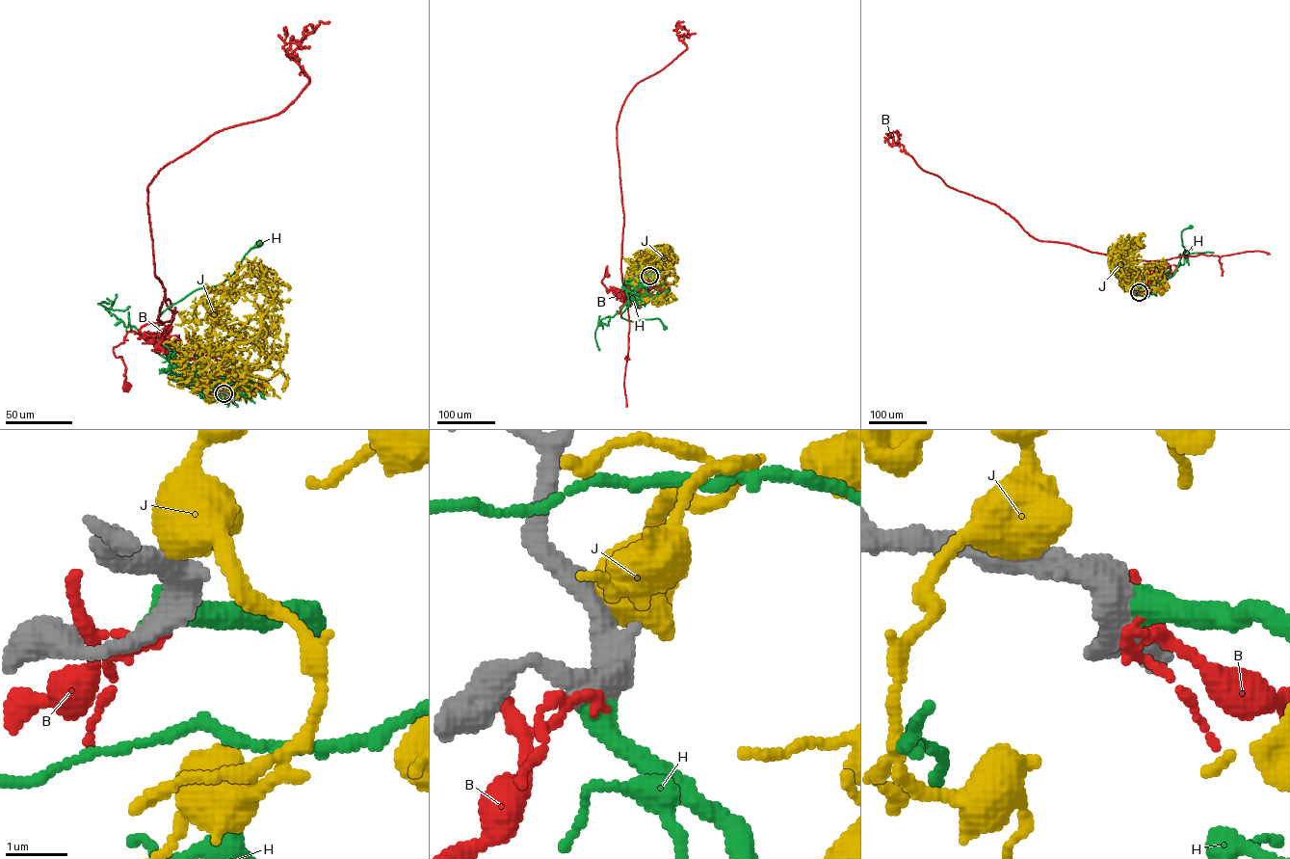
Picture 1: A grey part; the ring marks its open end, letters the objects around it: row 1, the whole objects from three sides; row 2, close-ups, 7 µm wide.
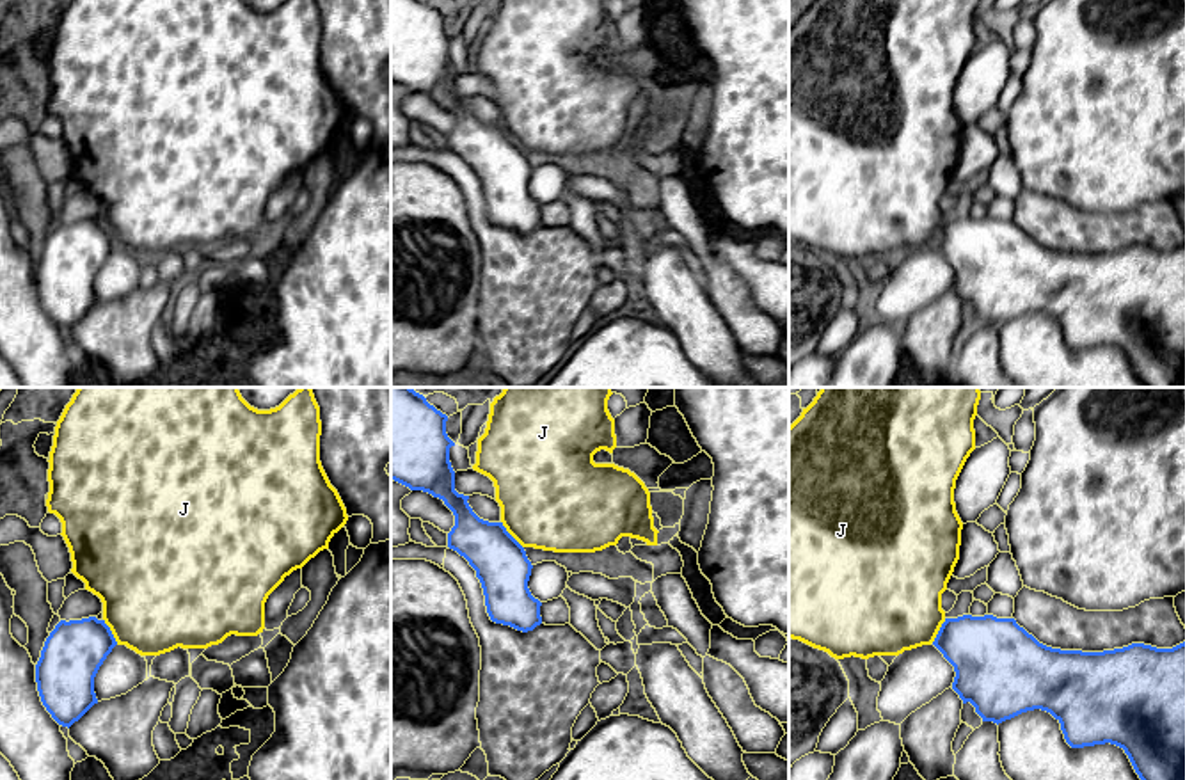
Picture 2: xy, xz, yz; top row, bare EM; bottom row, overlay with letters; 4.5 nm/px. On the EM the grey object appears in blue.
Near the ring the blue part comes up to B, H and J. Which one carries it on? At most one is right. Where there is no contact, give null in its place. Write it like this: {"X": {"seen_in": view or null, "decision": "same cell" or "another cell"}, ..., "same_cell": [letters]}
{"B": {"seen_in": null, "decision": "another cell"}, "H": {"seen_in": null, "decision": "same cell"}, "J": {"seen_in": "xz", "decision": "another cell"}, "same_cell": ["H"]}

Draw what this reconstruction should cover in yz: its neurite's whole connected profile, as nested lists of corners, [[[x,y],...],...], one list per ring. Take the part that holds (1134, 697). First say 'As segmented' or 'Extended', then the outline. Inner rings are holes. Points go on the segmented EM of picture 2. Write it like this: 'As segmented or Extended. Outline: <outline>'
As segmented. Outline: [[[963,615],[958,618],[945,618],[933,645],[954,666],[956,677],[952,689],[959,695],[963,704],[970,702],[975,707],[975,712],[982,718],[982,721],[993,721],[998,725],[1022,712],[1041,709],[1050,712],[1061,723],[1064,739],[1071,748],[1110,743],[1125,750],[1141,780],[1185,780],[1185,641],[1173,649],[1157,649],[1144,643],[1132,643],[1123,649],[1103,652],[1061,650],[1039,643],[1032,634],[1020,627],[1014,618],[997,618],[993,615]]]

